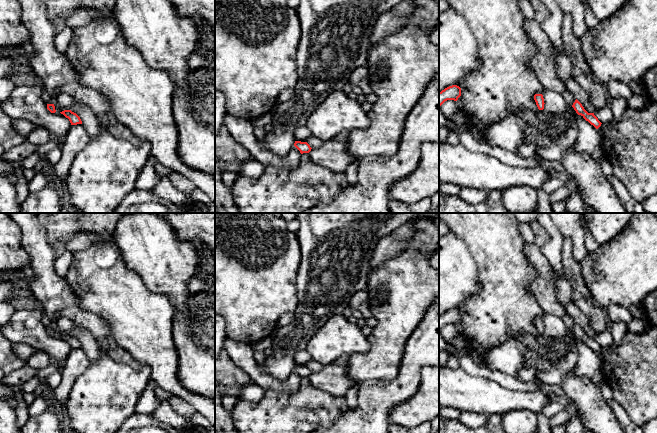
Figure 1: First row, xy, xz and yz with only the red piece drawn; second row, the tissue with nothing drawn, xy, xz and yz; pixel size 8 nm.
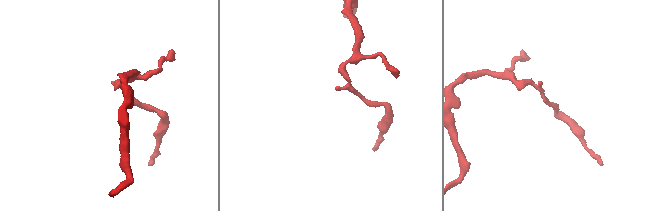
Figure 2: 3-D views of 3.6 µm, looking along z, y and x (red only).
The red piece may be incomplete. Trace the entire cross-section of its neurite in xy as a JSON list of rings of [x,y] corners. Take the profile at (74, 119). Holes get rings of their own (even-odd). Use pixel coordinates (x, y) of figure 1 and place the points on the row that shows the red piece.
[[[64,110],[60,113],[69,119],[71,125],[82,124],[80,117],[76,113],[72,112],[71,110]]]

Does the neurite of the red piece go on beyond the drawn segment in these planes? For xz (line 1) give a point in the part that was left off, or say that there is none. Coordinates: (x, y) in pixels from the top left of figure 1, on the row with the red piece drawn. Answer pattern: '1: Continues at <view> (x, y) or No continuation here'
1: No continuation here

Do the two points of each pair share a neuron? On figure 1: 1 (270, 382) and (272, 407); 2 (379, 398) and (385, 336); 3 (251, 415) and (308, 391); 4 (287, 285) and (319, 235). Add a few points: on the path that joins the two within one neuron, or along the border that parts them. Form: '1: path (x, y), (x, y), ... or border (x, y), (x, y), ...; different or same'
1: border (266, 389), (294, 391); different
2: border (400, 365), (392, 379), (364, 380), (359, 383); different
3: path (265, 415), (284, 415), (294, 405); same
4: border (300, 246), (300, 265), (296, 278), (297, 293); different

